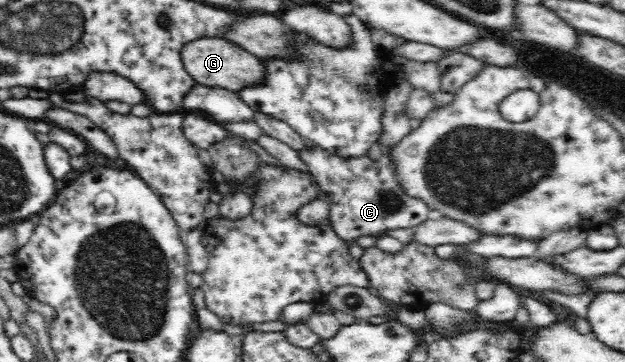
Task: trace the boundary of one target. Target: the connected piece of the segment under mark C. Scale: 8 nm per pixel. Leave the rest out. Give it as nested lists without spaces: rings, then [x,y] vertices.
[[[317,144],[301,149],[298,155],[319,186],[330,191],[330,222],[334,232],[345,242],[355,241],[362,236],[377,237],[377,234],[392,229],[414,229],[435,215],[423,200],[407,195],[387,158],[375,161],[367,153],[343,158]]]

